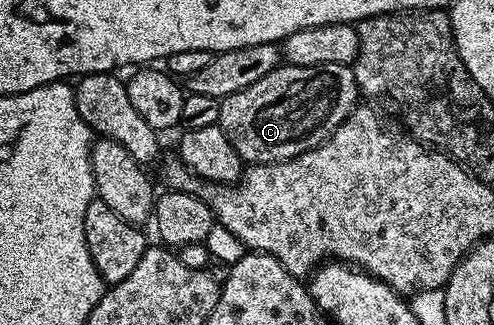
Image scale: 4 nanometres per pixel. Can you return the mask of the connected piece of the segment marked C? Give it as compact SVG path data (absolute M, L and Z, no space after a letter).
M344 64L279 65L264 80L221 99L218 125L243 163L286 162L328 140L359 101L354 71Z

